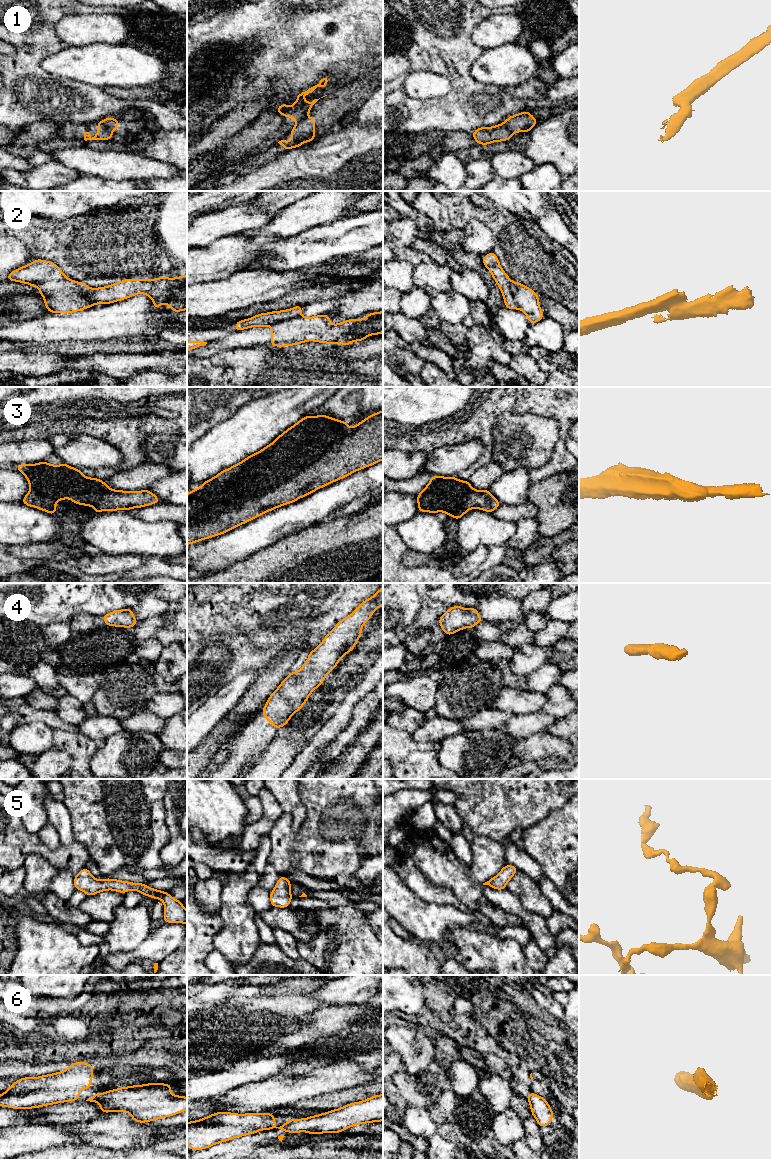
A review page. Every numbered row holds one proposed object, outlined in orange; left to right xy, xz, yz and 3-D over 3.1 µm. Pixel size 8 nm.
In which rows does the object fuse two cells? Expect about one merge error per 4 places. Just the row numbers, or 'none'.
1, 2, 6

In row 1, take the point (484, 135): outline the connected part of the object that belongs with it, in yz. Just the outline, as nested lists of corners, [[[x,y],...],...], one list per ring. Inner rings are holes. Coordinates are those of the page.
[[[503,122],[492,127],[480,127],[472,133],[477,144],[488,145],[493,142],[507,141],[512,138],[512,134]]]

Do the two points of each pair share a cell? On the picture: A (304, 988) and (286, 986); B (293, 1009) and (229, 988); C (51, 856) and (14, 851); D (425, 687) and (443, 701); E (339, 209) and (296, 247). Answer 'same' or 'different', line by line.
A: same
B: different
C: same
D: different
E: different

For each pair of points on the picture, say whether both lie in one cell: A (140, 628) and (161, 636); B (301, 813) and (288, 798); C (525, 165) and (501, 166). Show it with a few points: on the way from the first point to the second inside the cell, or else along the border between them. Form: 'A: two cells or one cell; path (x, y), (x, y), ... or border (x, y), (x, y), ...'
A: two cells; border (170, 624), (162, 627), (154, 636)
B: one cell; path (297, 809), (291, 802)
C: one cell; path (519, 165), (507, 165)

